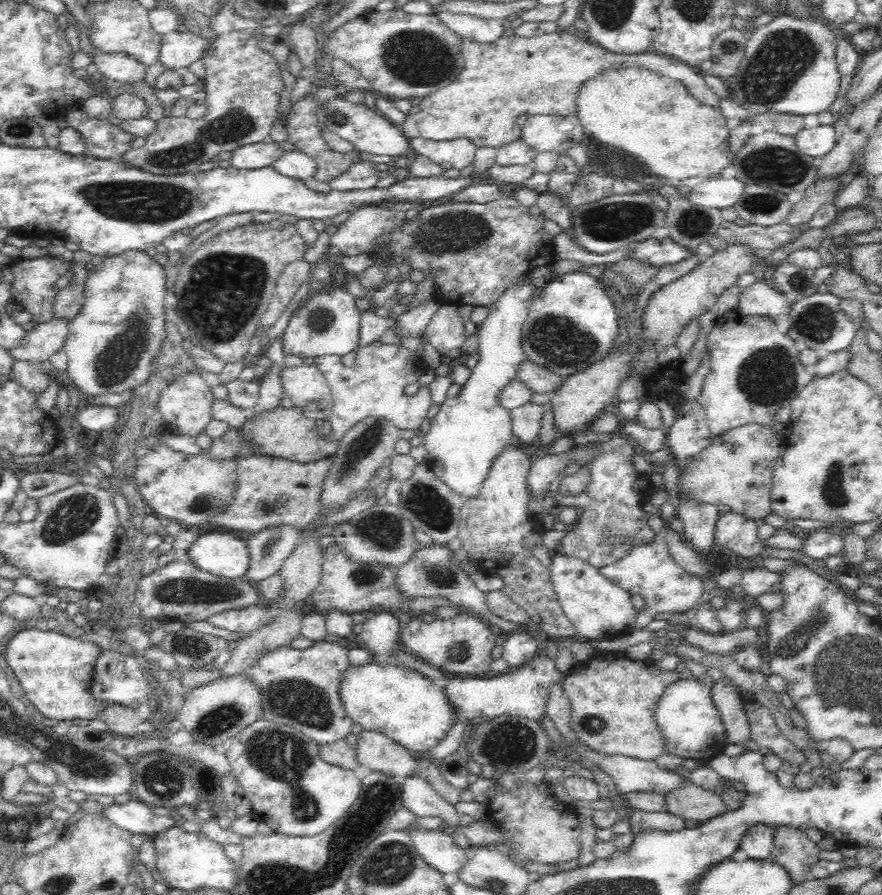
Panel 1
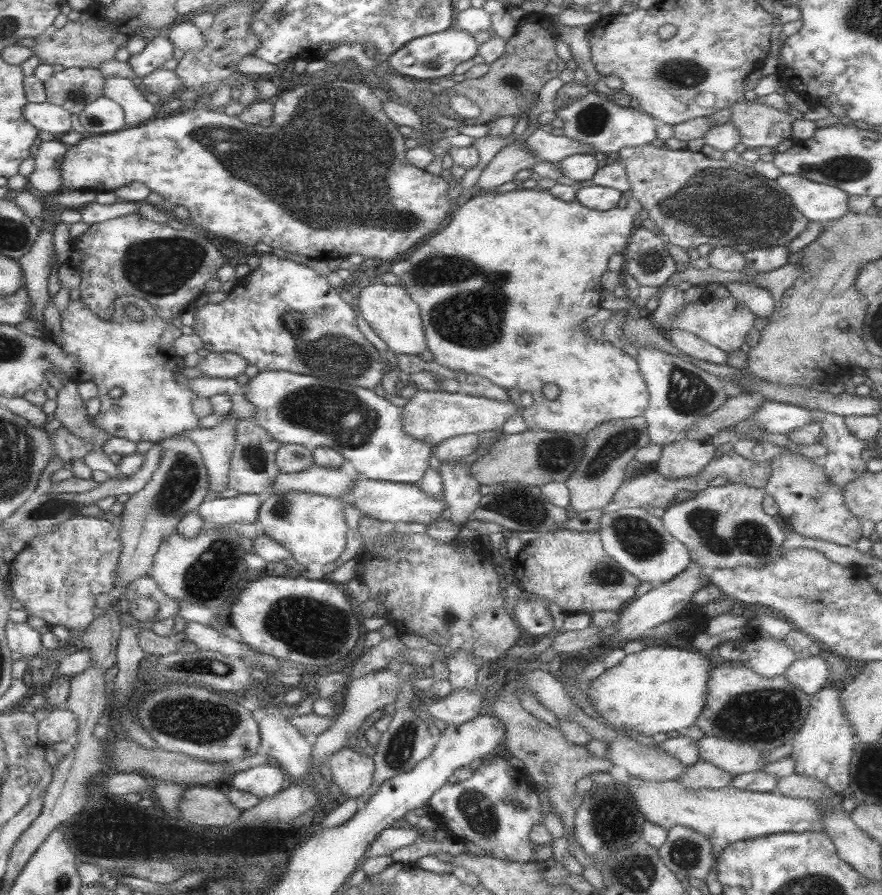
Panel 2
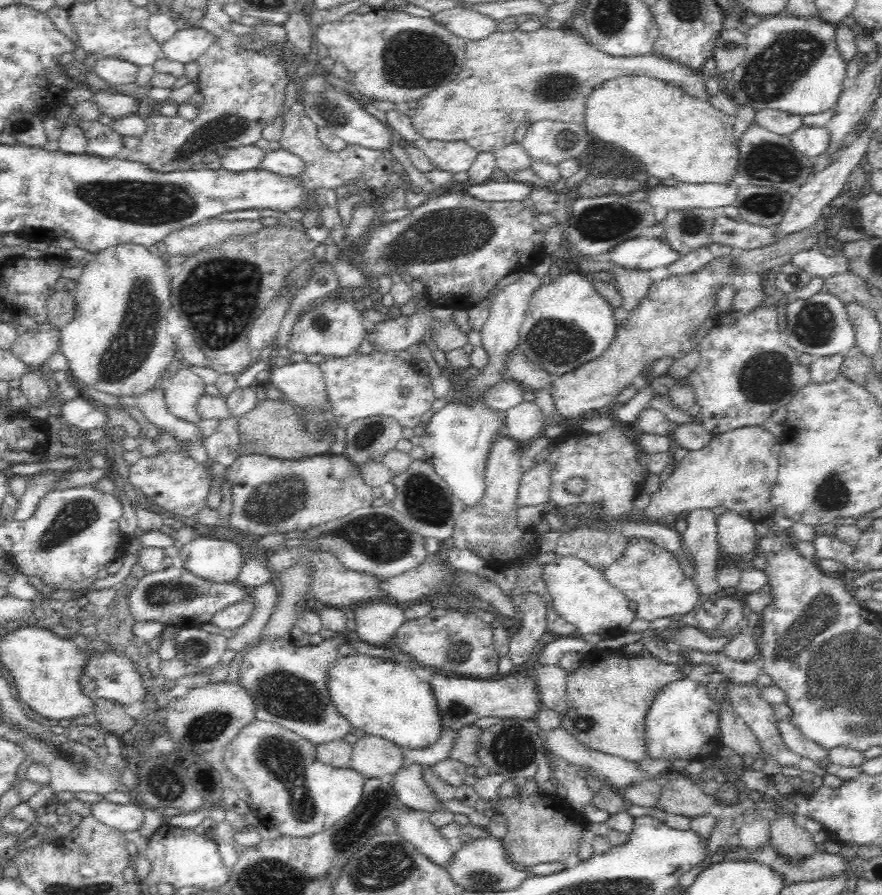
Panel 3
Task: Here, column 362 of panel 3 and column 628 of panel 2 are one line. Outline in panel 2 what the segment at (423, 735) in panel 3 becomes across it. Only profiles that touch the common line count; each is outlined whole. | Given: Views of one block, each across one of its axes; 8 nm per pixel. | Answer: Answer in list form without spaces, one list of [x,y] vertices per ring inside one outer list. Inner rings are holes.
[[[645,646],[645,650],[627,654],[619,664],[607,668],[591,680],[589,698],[593,710],[615,730],[639,736],[681,732],[695,724],[705,706],[707,680],[713,660],[697,650],[677,650],[669,646]]]

